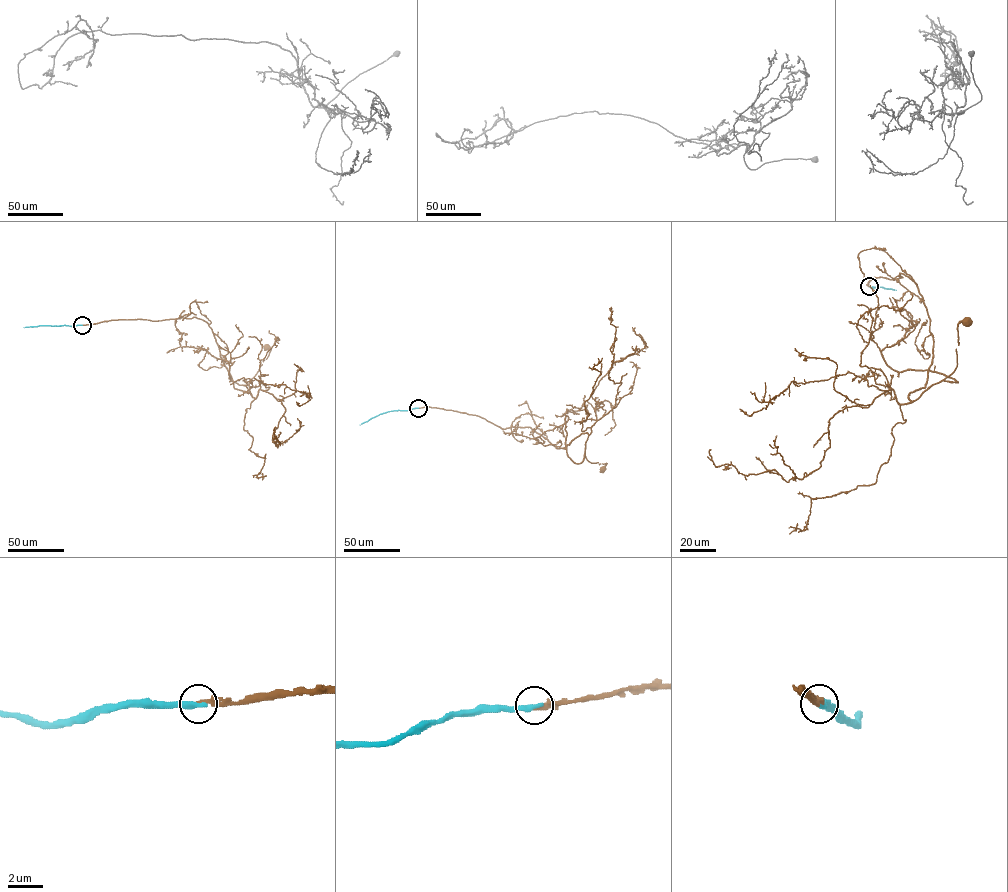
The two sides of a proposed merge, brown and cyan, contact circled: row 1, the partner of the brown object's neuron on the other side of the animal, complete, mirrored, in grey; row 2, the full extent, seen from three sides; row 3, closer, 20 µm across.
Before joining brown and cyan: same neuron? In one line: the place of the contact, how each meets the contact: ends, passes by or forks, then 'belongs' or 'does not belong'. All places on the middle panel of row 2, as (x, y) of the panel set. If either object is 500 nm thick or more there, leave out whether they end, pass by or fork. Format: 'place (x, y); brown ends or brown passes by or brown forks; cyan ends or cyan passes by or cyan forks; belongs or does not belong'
place (418, 408); brown ends; cyan ends; belongs

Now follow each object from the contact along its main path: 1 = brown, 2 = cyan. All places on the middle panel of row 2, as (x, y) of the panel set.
1: (418, 408), (465, 412), (502, 428), (530, 427), (557, 448), (587, 433), (586, 458), (606, 463), (603, 469)
2: (418, 408), (388, 411), (360, 425)

